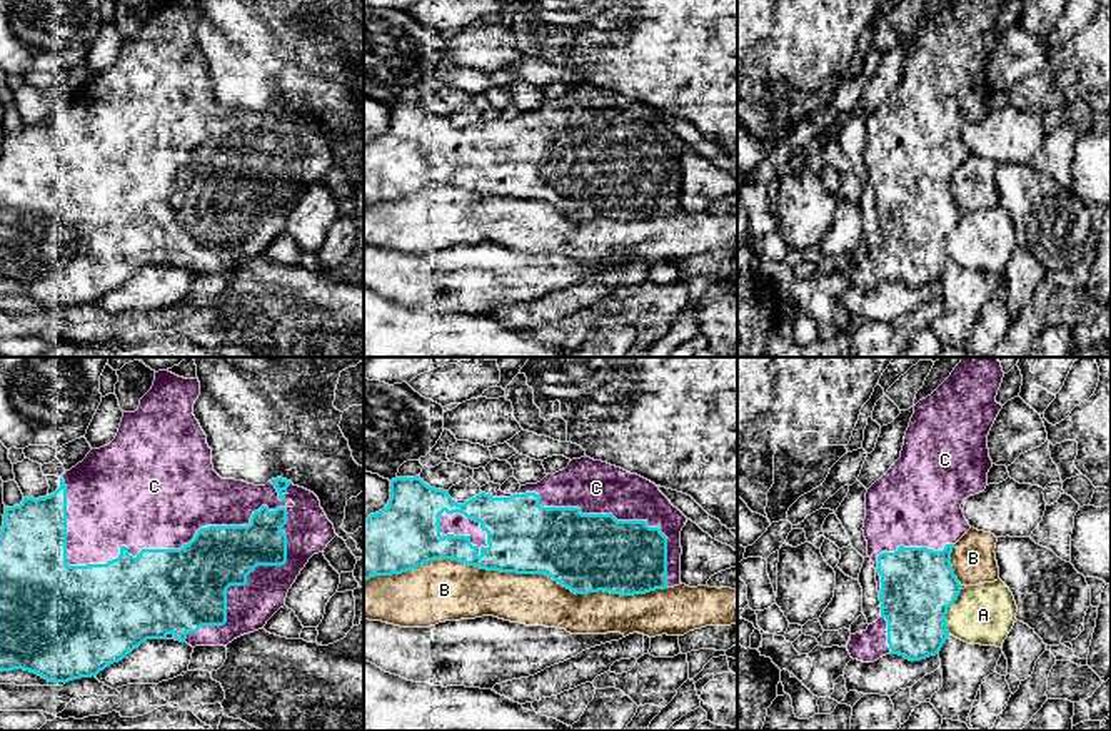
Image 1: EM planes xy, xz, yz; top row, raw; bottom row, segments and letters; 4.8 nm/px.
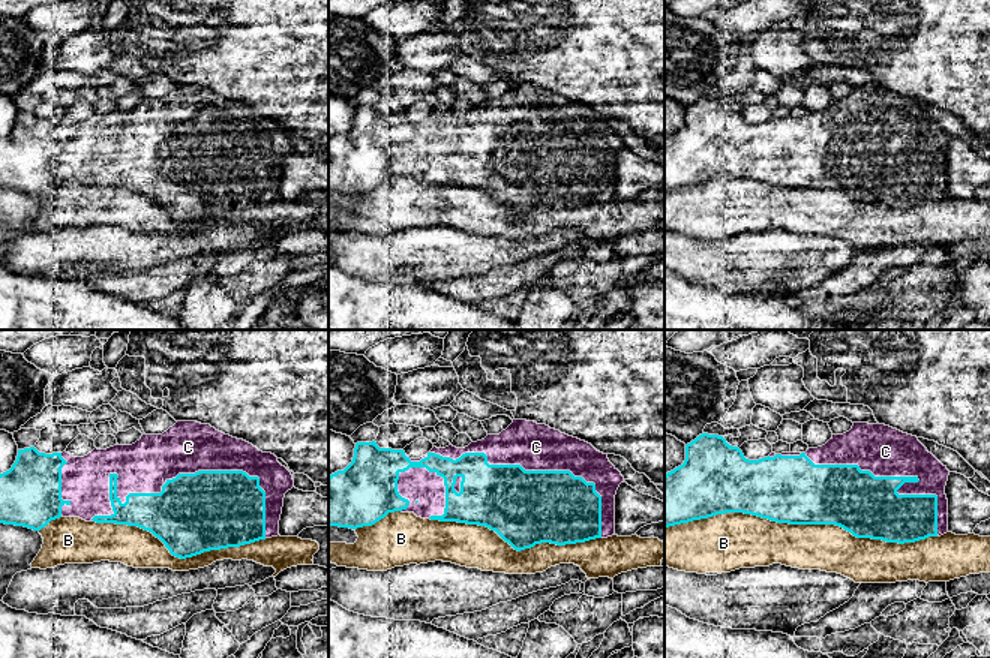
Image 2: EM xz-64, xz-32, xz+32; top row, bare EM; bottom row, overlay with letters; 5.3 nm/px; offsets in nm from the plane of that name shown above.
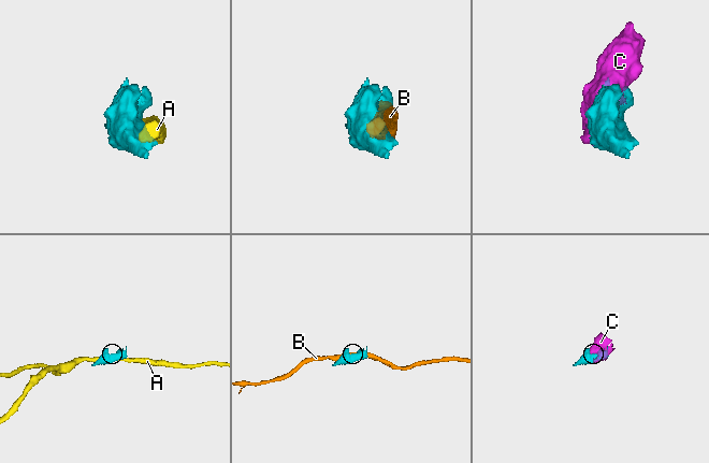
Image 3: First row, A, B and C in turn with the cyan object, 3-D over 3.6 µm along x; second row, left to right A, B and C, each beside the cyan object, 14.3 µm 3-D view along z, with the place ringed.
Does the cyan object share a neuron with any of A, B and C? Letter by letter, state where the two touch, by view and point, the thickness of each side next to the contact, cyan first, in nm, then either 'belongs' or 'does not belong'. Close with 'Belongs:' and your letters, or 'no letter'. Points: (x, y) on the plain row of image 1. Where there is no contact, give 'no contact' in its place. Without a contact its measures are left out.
A: contact yz (946, 237); calibres 360 and 280 nm; does not belong
B: contact xz (516, 197); calibres 340 and 260 nm; does not belong
C: contact xy (160, 176); calibres 420 and 500 nm; belongs
Belongs: C

